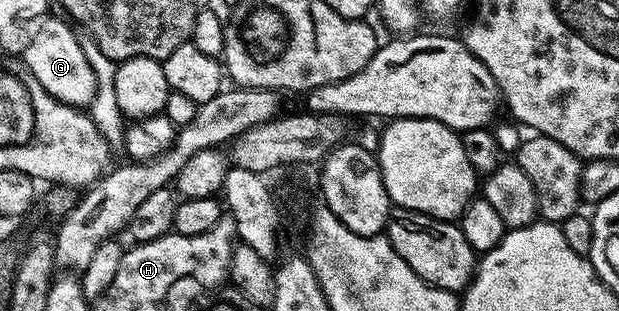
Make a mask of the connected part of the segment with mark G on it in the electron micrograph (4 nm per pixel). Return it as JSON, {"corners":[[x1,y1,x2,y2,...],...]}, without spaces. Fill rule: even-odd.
{"corners":[[45,20,39,26,41,29,37,28,33,32,30,43,22,54,25,67,32,72,33,79,37,81,35,84,45,89,55,101,77,107,91,106,96,90,96,80,94,71,90,71,90,63,86,63,86,55,82,55,77,30,67,20,64,20,65,22,47,21]]}

